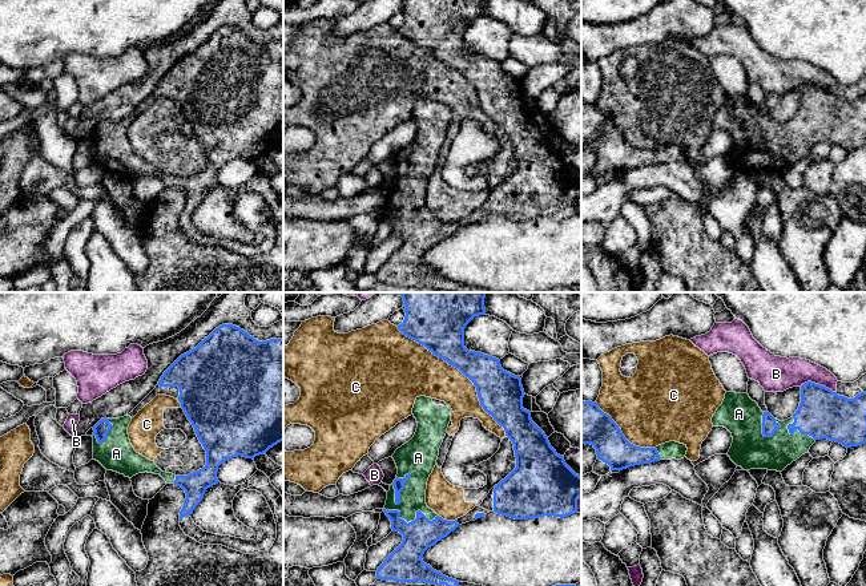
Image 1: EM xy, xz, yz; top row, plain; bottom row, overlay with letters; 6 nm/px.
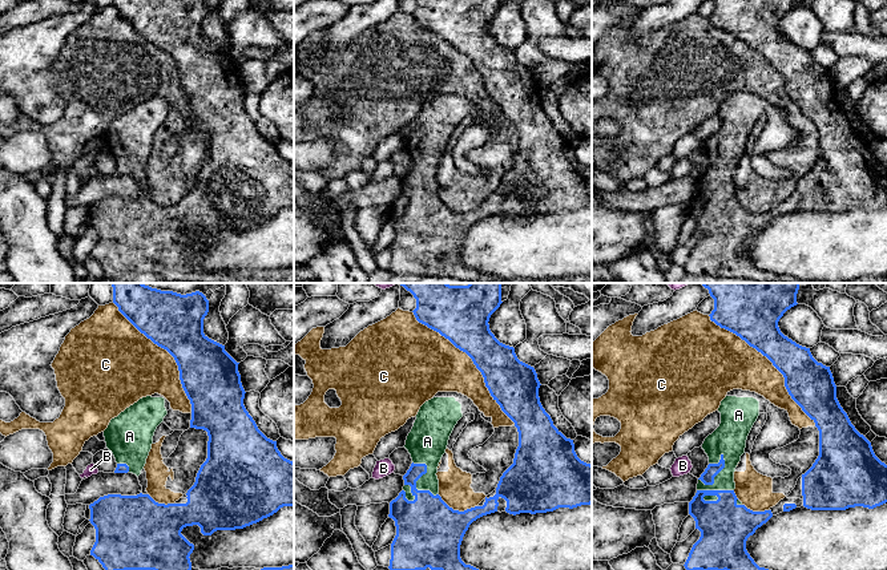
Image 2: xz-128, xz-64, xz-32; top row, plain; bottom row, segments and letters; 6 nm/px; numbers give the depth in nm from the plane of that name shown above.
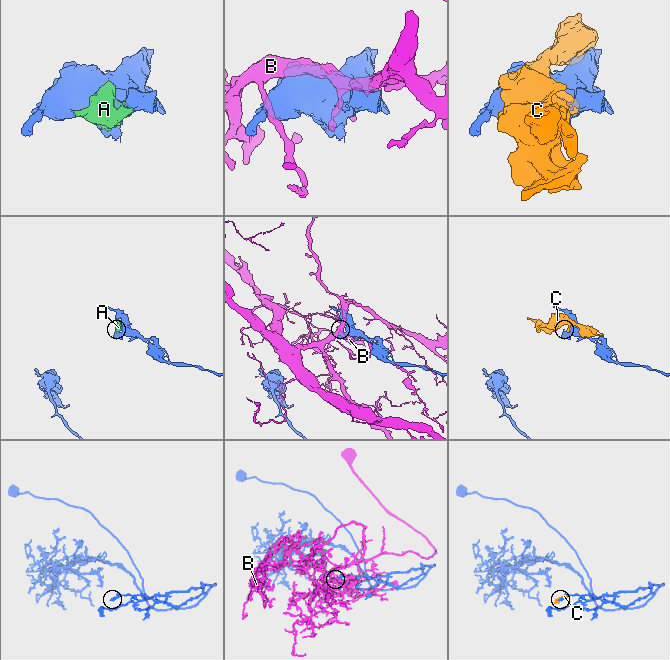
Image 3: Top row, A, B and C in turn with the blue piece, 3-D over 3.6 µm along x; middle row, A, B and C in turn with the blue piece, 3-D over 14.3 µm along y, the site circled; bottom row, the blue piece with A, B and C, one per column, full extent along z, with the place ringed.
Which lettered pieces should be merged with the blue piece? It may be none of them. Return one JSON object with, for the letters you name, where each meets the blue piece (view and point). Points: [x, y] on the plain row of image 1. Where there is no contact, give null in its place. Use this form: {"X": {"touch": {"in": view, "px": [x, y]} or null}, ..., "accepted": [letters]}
{"A": {"touch": {"in": "xz", "px": [403, 190]}}, "accepted": ["A"]}

